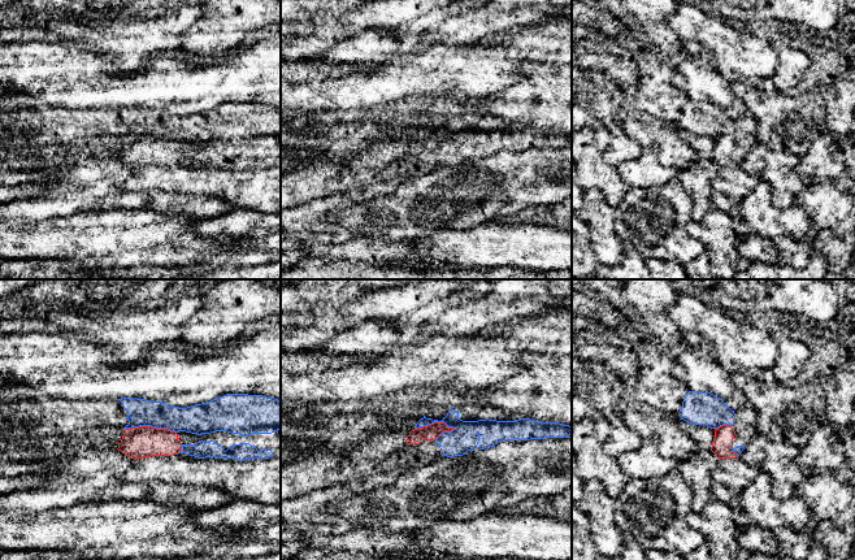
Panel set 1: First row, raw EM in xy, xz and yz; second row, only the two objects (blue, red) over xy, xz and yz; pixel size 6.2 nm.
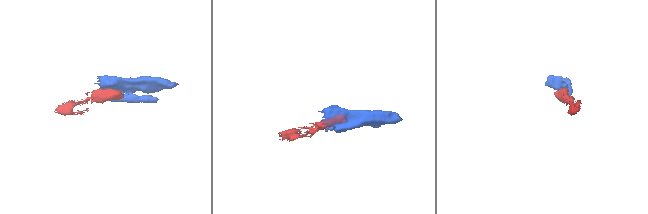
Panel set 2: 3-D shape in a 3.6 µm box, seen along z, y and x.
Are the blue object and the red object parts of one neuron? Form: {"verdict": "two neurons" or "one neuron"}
{"verdict": "two neurons"}

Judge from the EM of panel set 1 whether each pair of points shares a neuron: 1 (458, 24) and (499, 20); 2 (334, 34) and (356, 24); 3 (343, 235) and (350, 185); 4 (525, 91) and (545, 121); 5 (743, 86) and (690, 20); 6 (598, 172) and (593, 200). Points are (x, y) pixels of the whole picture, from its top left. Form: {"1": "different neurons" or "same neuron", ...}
{"1": "same neuron", "2": "same neuron", "3": "different neurons", "4": "same neuron", "5": "different neurons", "6": "different neurons"}

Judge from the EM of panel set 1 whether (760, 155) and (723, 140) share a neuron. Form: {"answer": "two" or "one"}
{"answer": "two"}

